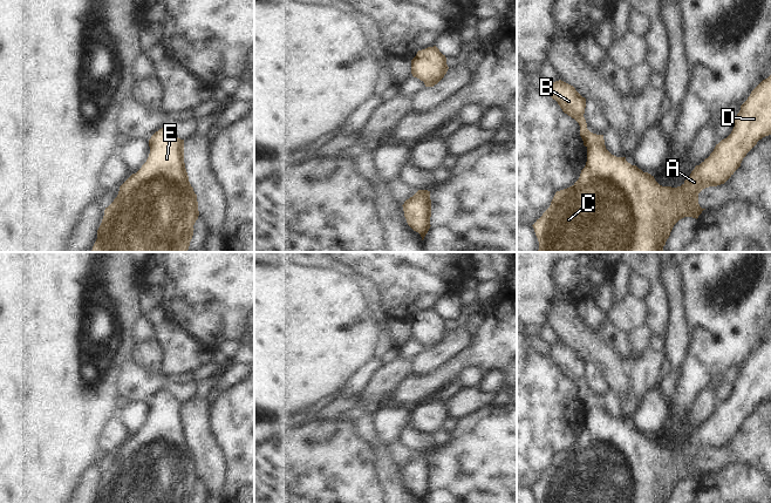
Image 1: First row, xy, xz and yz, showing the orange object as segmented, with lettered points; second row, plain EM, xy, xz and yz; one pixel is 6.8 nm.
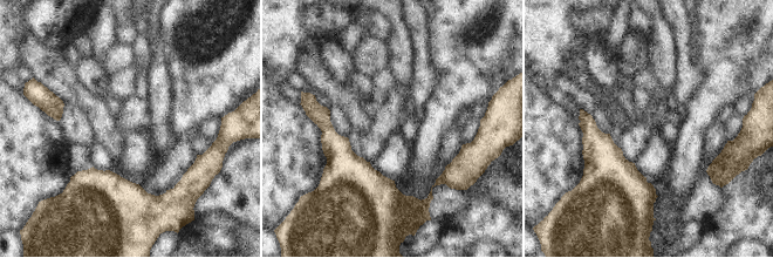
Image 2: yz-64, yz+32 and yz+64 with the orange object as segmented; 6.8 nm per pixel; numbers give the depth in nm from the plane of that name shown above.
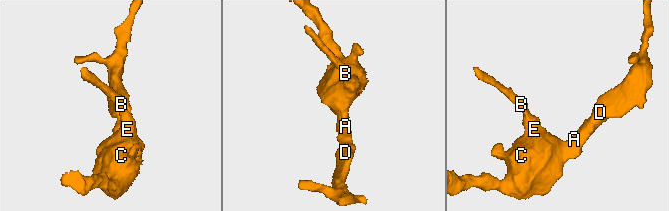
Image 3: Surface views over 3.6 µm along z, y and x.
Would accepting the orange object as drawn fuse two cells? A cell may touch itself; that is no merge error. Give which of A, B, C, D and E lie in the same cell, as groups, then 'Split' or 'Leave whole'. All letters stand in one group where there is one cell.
Groups: A B C D E. Leave whole

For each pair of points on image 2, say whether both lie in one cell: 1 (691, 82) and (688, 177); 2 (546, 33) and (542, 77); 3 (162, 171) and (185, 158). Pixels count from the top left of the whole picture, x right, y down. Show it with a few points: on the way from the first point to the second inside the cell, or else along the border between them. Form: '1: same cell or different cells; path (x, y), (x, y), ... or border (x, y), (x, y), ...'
1: different cells; border (700, 73), (702, 81), (699, 87), (683, 106)
2: same cell; path (542, 43), (542, 67)
3: same cell; path (168, 170), (179, 158)

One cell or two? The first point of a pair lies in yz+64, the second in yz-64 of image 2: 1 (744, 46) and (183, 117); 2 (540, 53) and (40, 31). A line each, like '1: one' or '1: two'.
1: one
2: two

